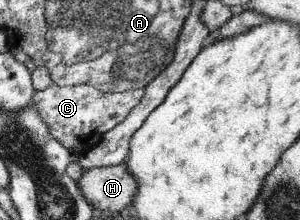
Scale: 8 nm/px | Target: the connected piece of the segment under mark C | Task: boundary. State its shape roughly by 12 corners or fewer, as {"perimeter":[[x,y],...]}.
{"perimeter":[[51,82],[33,94],[51,135],[78,157],[126,120],[146,88]]}

